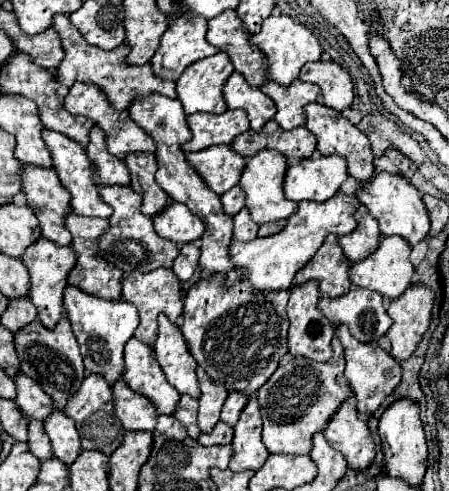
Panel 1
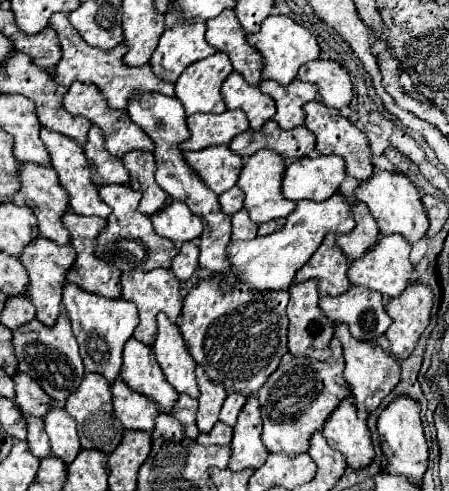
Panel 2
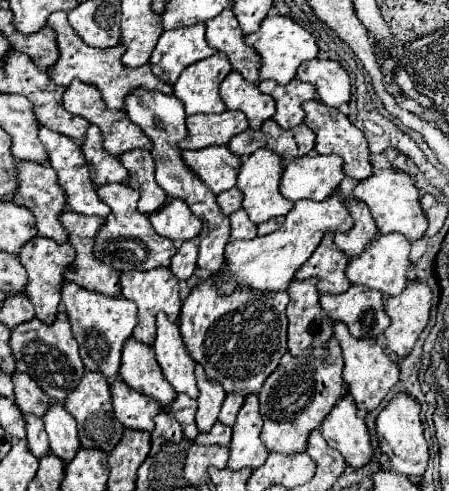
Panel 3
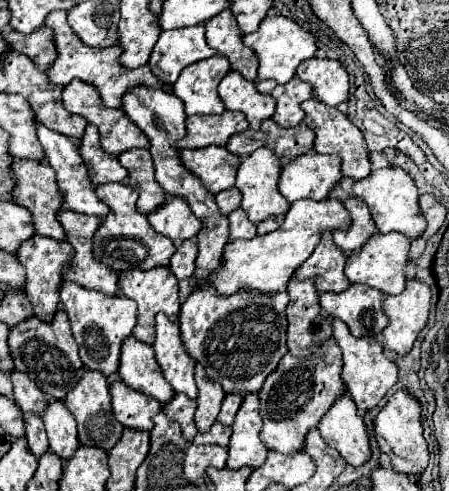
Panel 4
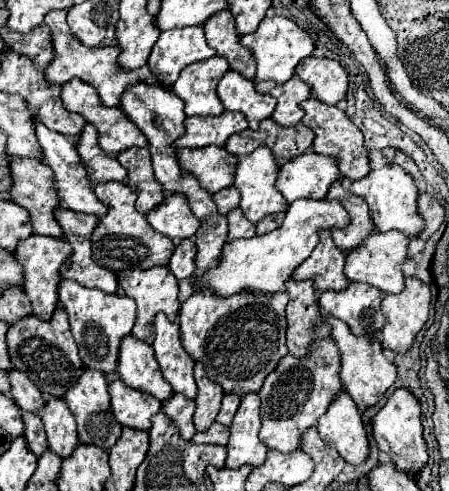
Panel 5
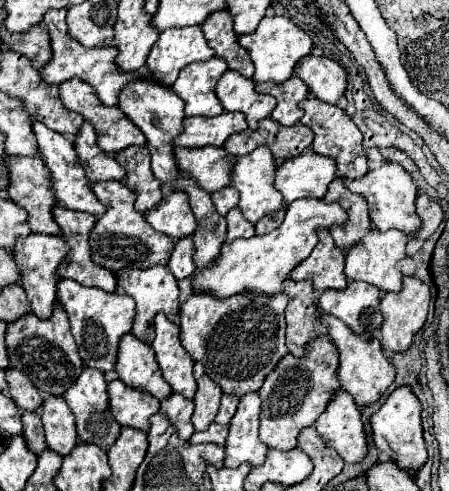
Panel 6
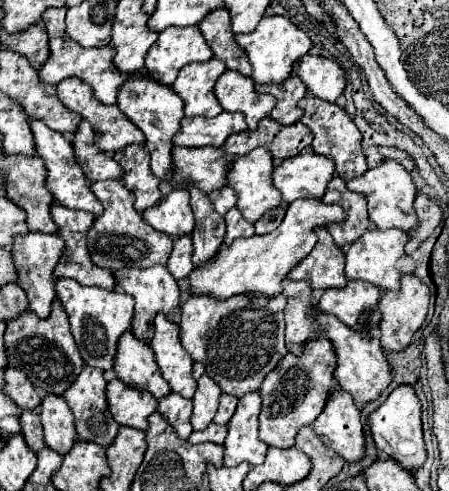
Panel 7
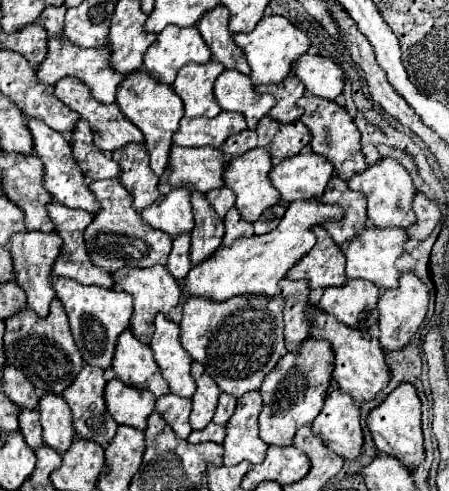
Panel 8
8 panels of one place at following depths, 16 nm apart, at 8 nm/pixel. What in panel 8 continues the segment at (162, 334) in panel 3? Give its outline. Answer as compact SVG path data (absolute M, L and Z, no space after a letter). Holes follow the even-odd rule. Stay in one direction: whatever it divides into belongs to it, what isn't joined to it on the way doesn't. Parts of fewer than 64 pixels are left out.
M160 314L156 316L154 326L156 330L154 330L150 348L154 352L154 360L160 366L164 380L170 386L170 392L184 398L192 398L196 390L196 382L190 376L192 358L180 344L178 324L174 324L164 314Z

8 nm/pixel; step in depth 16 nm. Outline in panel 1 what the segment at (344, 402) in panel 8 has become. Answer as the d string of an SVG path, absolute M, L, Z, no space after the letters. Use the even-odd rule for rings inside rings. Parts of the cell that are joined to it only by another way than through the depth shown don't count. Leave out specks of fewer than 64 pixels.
M346 400L340 406L340 412L328 422L324 436L332 448L344 454L352 470L366 470L374 462L376 446L366 422L358 420L354 400Z

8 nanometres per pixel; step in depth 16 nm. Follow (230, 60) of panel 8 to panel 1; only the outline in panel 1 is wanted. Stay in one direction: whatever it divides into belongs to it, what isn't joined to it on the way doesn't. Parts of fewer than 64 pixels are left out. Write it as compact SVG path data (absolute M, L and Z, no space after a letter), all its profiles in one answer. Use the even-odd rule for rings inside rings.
M224 10L216 18L208 20L206 36L210 44L228 52L234 70L240 72L248 84L260 88L268 82L266 56L258 46L250 44L250 34L234 10Z

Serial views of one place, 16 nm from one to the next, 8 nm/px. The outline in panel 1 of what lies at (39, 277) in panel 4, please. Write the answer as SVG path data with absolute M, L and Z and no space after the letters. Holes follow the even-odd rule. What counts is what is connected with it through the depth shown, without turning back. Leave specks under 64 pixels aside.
M42 238L36 244L32 244L32 248L28 248L28 252L22 256L22 262L28 268L30 278L32 278L30 300L38 308L38 320L46 328L54 328L60 322L60 318L66 314L64 288L68 286L68 274L76 266L76 252L74 252L72 246L56 248L56 244L52 244L50 240Z

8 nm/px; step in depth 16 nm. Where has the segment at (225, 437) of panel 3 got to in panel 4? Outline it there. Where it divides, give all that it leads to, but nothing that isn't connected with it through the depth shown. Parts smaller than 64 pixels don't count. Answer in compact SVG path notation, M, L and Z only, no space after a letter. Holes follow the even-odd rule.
M214 422L214 426L204 432L204 434L198 434L192 442L194 444L218 444L218 446L228 446L228 440L230 440L230 426L224 426L220 422Z

